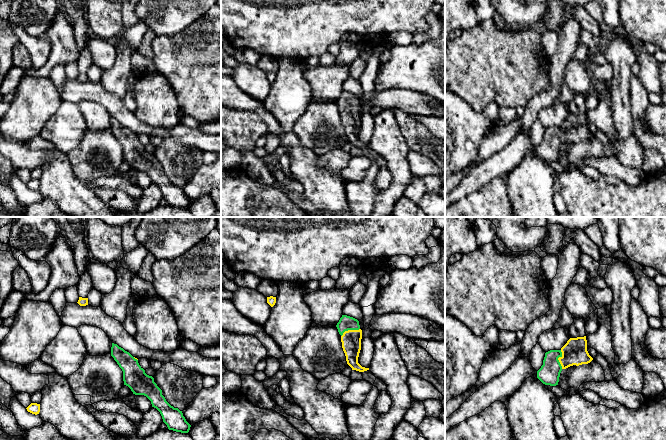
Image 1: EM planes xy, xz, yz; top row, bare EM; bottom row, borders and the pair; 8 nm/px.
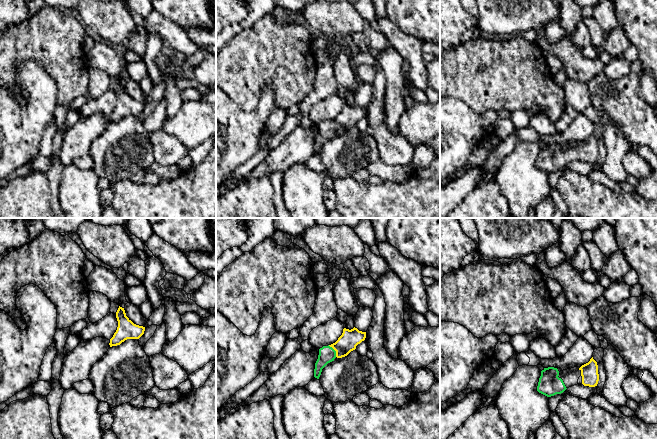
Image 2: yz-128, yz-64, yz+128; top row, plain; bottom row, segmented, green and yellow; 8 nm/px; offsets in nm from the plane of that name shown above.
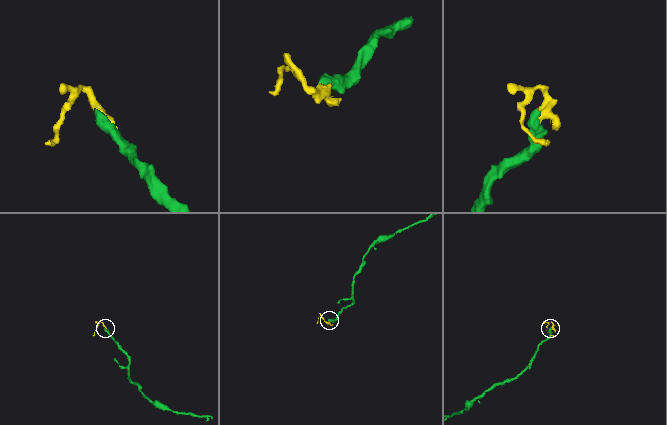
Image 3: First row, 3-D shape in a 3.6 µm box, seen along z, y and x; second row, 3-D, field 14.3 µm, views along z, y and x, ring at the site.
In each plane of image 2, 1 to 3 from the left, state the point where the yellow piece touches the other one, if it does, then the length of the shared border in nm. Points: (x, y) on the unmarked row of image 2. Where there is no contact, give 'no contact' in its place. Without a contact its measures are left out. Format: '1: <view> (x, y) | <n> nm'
1: no contact
2: yz-64 (334, 126) | 120 nm
3: no contact

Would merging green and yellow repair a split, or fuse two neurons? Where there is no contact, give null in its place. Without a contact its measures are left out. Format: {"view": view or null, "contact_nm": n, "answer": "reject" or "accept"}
{"view": "yz", "contact_nm": 150, "answer": "accept"}

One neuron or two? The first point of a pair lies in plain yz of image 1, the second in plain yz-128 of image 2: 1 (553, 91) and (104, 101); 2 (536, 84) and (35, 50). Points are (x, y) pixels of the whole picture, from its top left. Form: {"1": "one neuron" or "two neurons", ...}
{"1": "two neurons", "2": "one neuron"}

